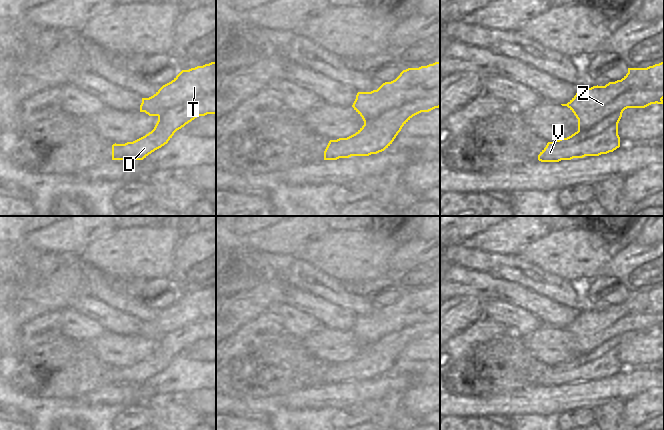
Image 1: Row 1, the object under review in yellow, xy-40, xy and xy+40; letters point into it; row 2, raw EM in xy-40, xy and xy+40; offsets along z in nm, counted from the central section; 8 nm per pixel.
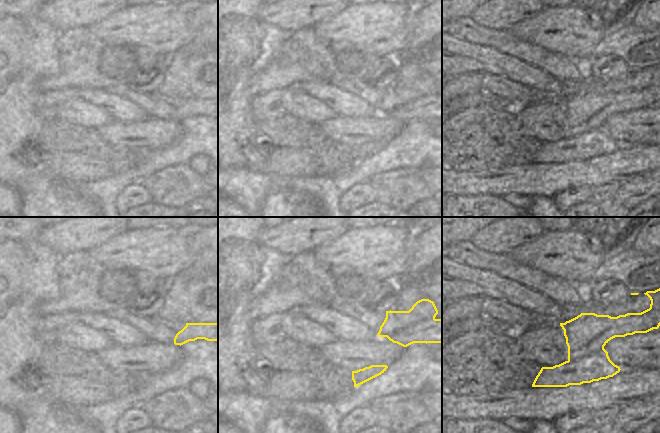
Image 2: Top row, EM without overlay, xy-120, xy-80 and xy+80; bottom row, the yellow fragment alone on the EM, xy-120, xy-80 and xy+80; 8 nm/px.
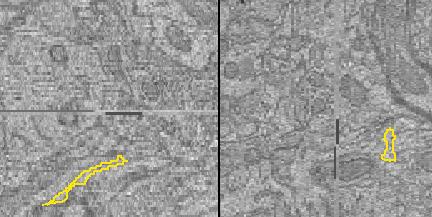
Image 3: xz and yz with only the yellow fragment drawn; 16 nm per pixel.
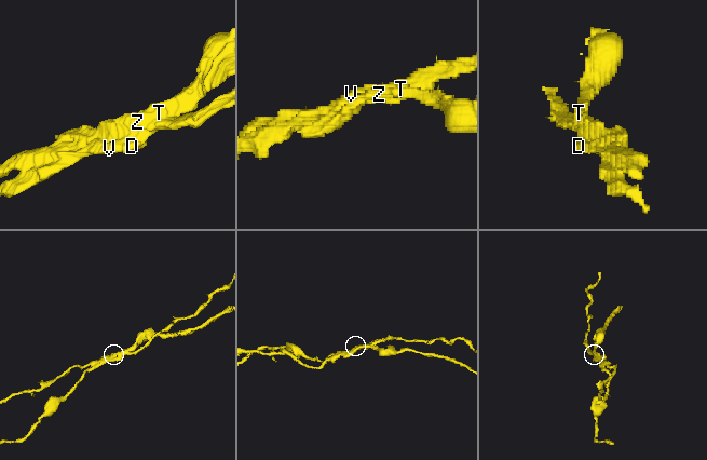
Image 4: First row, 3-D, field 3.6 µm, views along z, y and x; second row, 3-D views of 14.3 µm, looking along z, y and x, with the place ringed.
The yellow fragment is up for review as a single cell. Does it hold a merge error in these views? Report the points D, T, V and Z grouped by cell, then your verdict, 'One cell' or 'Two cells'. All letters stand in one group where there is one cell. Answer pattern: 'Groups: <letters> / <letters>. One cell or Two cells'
Groups: D V / T Z. Two cells.

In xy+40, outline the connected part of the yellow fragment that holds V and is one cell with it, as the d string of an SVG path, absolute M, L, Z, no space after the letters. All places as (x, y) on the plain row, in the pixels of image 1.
M619 334L587 354L578 354L567 362L548 366L538 379L541 386L559 386L585 380L599 380L620 371L618 347L623 334Z

